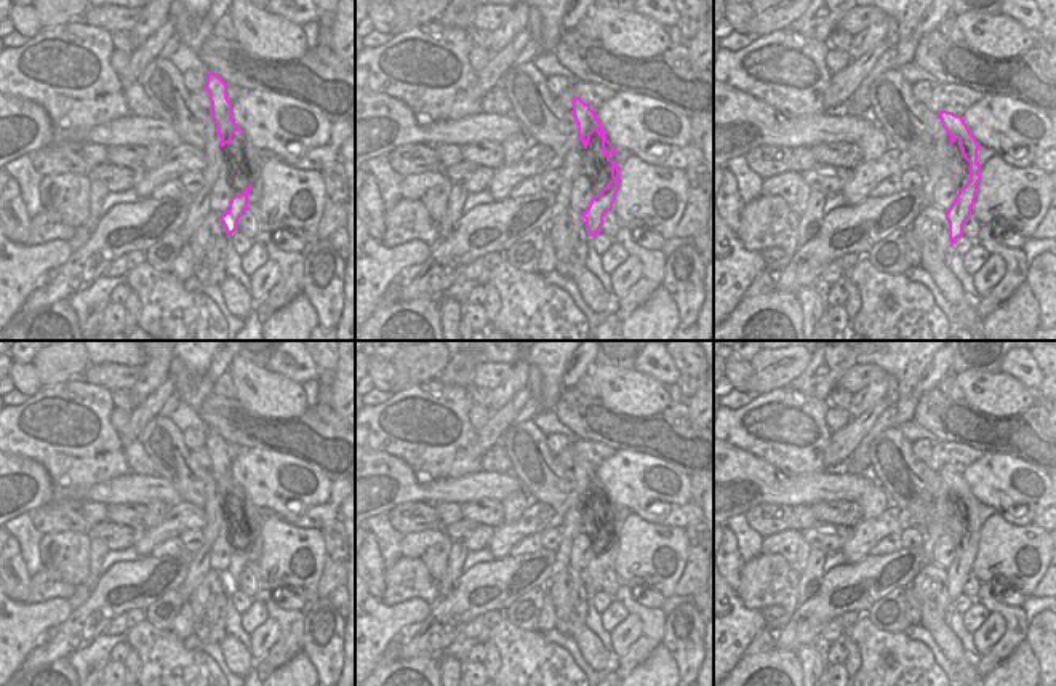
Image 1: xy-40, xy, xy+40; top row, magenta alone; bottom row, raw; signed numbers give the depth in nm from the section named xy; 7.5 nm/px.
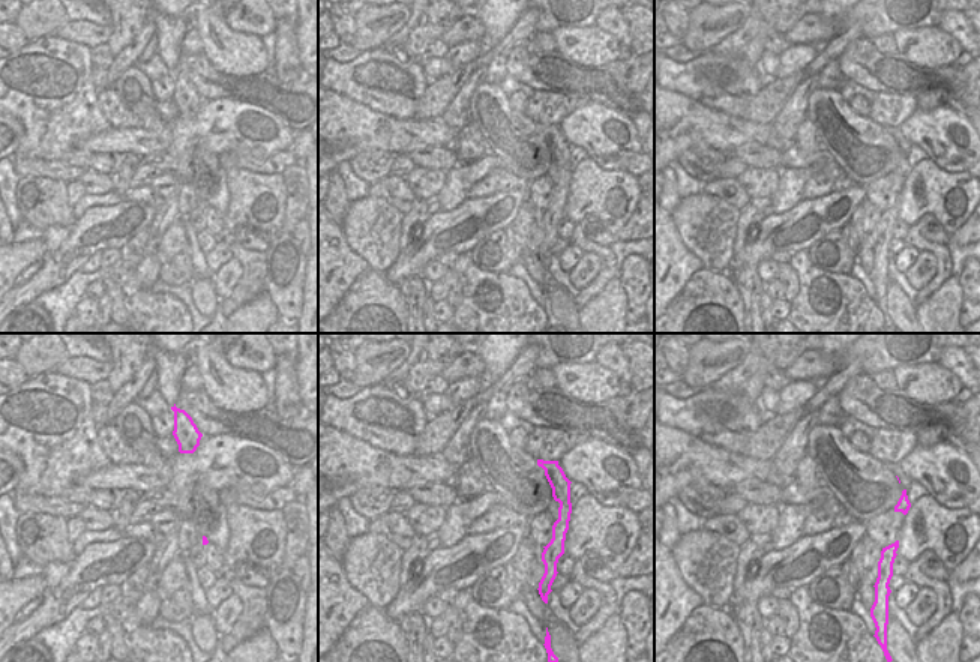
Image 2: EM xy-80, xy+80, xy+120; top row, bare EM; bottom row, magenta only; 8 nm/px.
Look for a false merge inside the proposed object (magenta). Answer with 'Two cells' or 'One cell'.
One cell

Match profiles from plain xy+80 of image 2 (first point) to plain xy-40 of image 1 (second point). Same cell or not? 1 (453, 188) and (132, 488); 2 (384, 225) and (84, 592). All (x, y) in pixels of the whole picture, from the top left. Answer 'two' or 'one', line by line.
1: two
2: two

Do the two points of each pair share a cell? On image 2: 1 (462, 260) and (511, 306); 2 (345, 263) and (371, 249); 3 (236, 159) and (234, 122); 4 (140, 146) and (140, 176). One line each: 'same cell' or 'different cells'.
1: same cell
2: different cells
3: different cells
4: different cells

